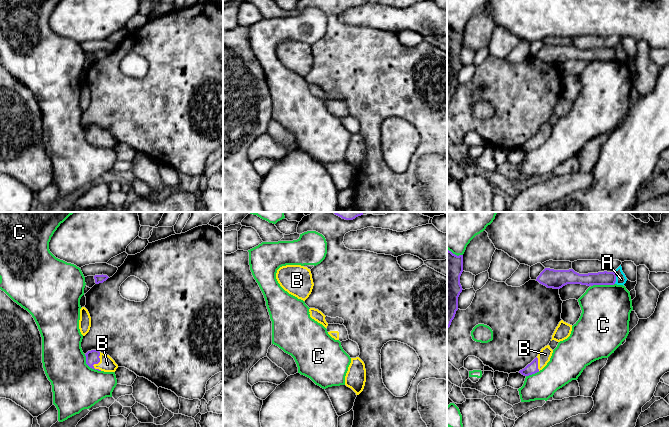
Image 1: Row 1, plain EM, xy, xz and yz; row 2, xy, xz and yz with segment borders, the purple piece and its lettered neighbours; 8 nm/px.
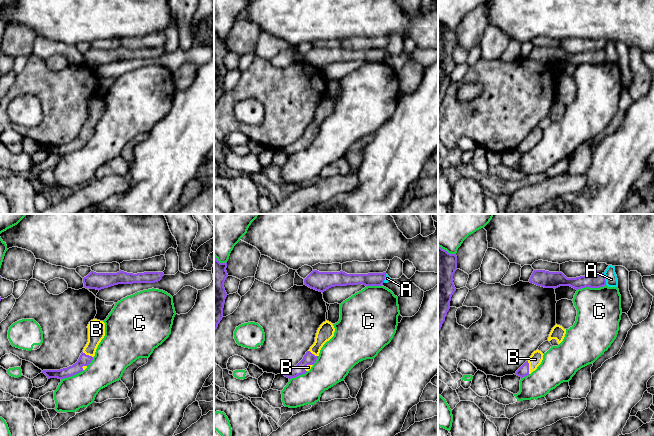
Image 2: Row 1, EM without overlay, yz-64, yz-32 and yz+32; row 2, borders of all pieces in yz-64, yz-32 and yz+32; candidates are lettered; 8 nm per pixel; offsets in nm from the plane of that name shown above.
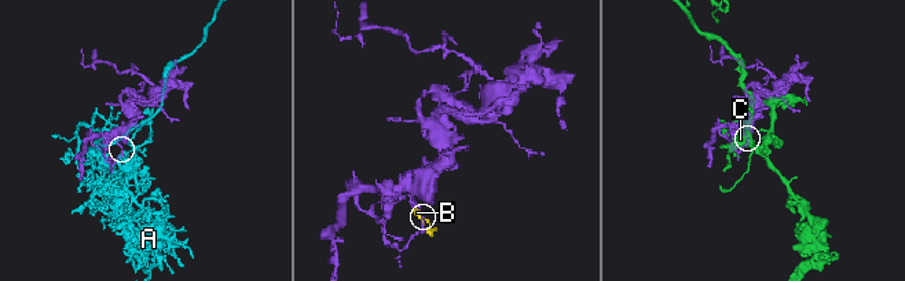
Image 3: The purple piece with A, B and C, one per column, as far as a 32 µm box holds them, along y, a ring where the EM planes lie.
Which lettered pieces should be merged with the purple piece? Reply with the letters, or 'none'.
B

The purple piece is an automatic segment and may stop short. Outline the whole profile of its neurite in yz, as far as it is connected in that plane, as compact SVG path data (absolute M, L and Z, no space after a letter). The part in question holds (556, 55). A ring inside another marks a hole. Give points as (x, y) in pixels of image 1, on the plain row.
M545 44L536 57L547 64L560 65L567 60L593 61L614 61L616 58L615 48L598 48L579 50L573 45L554 46Z

